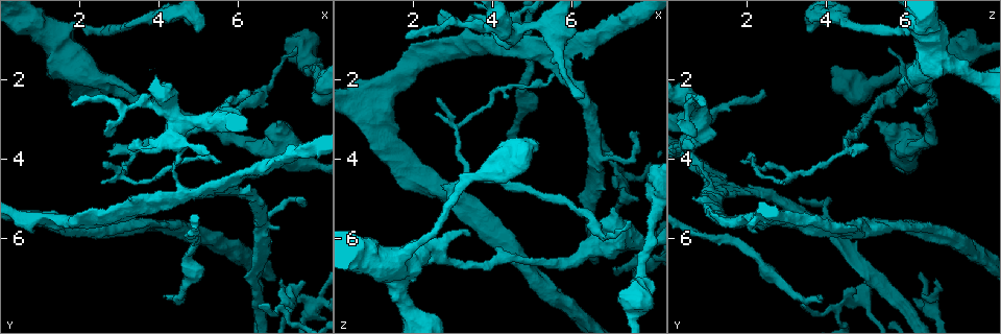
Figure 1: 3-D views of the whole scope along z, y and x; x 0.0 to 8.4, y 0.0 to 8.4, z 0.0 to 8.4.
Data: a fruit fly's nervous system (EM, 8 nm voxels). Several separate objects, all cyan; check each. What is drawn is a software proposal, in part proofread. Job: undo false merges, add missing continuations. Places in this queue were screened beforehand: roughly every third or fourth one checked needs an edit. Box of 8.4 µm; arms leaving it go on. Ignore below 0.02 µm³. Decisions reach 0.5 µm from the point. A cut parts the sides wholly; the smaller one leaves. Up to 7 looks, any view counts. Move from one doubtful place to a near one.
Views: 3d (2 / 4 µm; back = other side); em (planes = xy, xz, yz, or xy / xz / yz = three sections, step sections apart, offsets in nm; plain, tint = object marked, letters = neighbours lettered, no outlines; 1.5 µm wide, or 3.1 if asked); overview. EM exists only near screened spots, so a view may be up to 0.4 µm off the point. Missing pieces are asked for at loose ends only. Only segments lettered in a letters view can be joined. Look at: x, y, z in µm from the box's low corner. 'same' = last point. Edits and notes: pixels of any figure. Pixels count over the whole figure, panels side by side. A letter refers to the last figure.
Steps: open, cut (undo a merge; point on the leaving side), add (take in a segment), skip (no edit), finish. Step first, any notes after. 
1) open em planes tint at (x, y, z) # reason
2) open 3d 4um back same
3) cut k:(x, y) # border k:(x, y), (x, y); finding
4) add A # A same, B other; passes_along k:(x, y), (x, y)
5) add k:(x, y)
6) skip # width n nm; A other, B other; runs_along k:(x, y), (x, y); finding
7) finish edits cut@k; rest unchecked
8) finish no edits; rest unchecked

open em planes tint at (2.75, 3.80, 4.70)

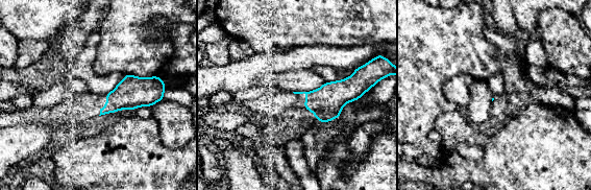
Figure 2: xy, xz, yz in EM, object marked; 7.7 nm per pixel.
open em planes letters same

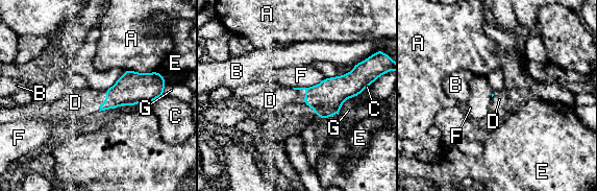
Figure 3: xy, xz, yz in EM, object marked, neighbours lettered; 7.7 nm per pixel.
add D # A other, B other, C other, D same, E other, F other, G other; passes_along 3:(326, 98), (305, 90), (275, 98); it goes on there

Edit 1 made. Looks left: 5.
open overview

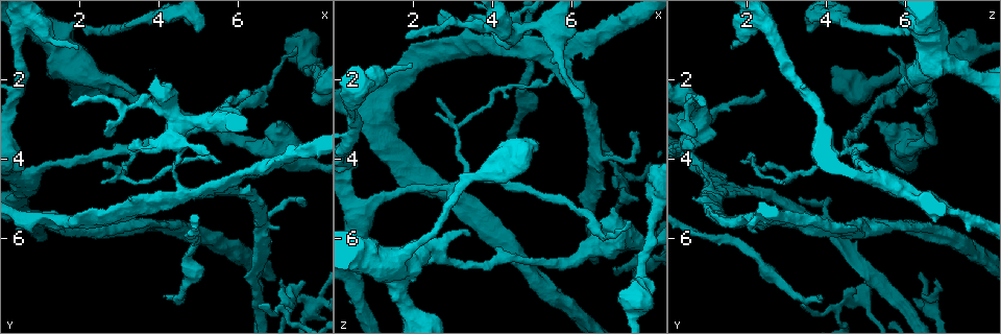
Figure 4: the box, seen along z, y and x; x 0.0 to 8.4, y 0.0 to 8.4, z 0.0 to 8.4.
open em planes letters at (3.15, 2.75, 0.65)

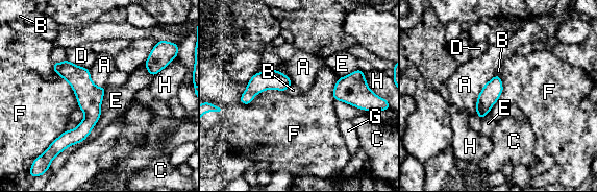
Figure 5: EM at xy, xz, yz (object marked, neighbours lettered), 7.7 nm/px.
skip # A other, B other, C other, D other, E other, F other, G other, H other; border 5:(284, 90), (239, 100); all the same cell

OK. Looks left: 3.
open 3d 2um at (5.70, 2.65, 1.35)

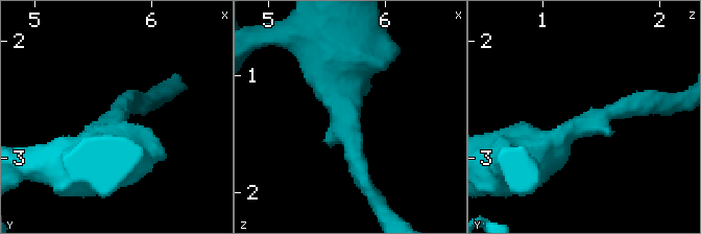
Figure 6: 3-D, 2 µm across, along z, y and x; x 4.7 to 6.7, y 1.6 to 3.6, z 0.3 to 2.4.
open em xz step 4 letters at (5.62, 2.70, 1.38)

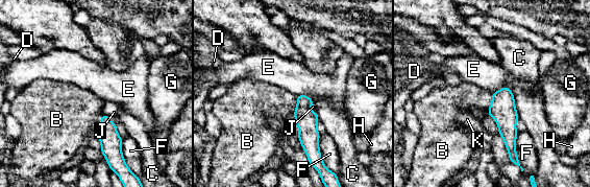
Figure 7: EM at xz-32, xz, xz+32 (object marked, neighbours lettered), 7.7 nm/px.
skip # B other, C other, D other, E other, F other, G other, H other, J other, K other; all the same cell

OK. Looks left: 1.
finish edits add@3; rest unchecked

